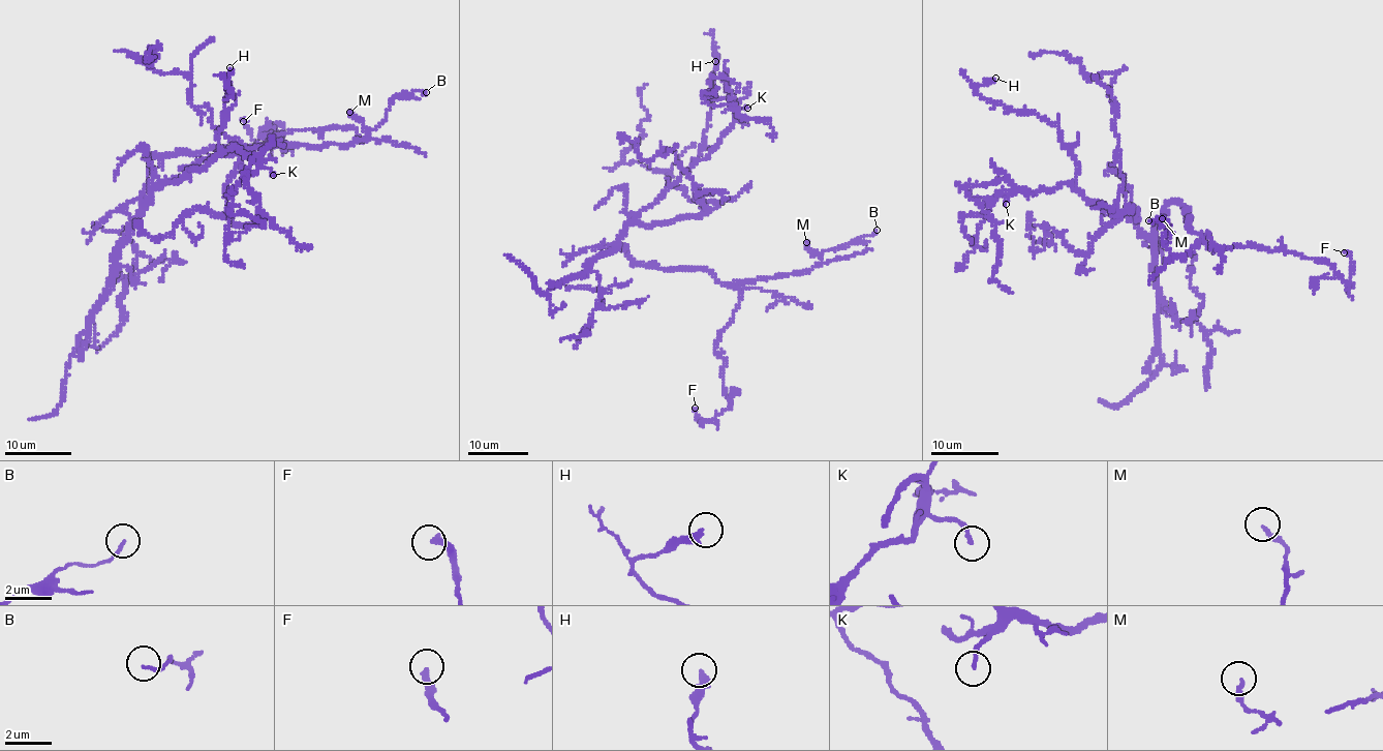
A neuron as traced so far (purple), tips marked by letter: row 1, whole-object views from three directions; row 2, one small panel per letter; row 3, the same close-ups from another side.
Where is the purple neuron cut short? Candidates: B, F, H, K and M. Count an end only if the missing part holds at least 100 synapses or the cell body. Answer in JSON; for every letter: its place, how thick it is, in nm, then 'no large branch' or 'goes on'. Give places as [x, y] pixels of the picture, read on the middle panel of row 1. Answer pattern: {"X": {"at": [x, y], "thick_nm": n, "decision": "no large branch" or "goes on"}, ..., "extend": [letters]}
{"B": {"at": [877, 230], "thick_nm": 120, "decision": "no large branch"}, "F": {"at": [695, 408], "thick_nm": 300, "decision": "no large branch"}, "H": {"at": [715, 61], "thick_nm": 320, "decision": "no large branch"}, "K": {"at": [747, 108], "thick_nm": 200, "decision": "no large branch"}, "M": {"at": [806, 242], "thick_nm": 240, "decision": "no large branch"}, "extend": []}

